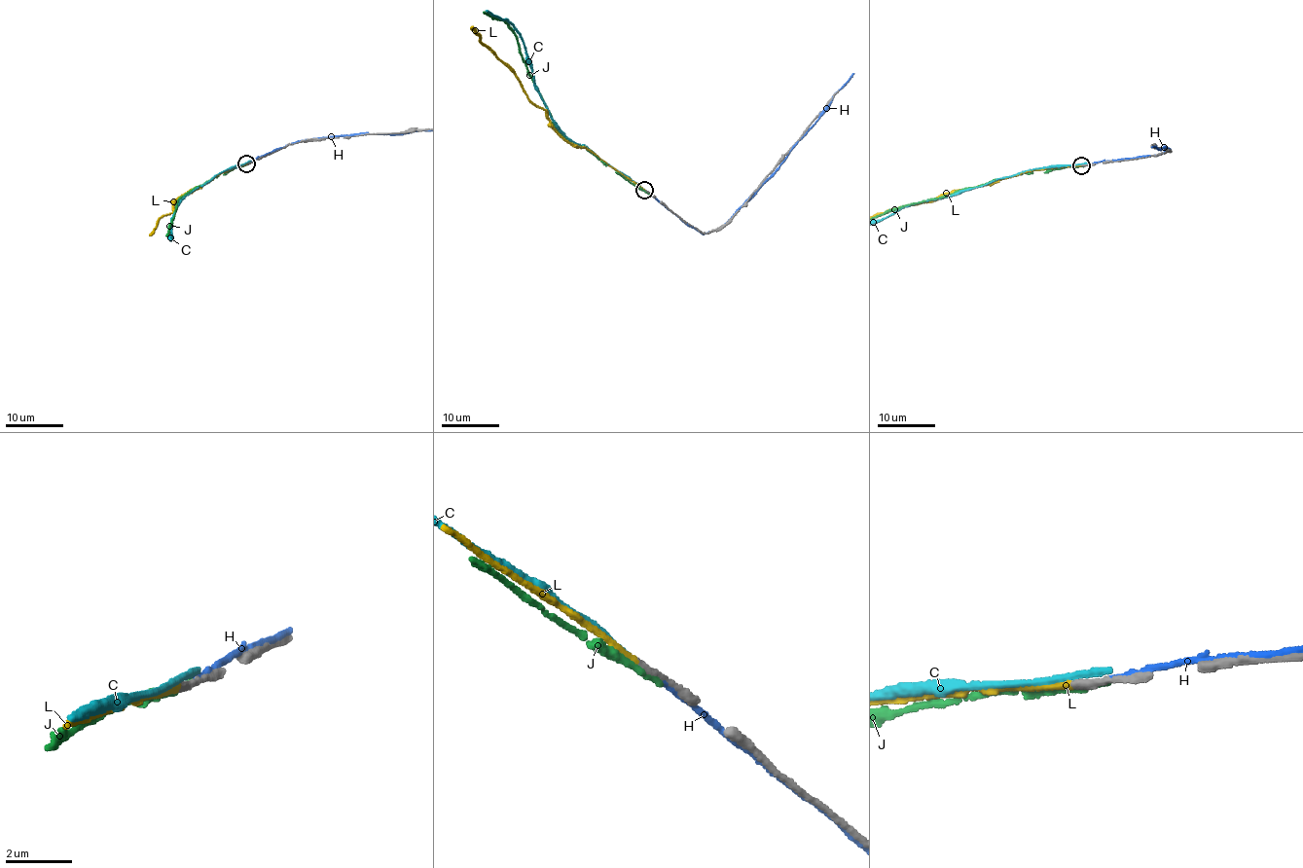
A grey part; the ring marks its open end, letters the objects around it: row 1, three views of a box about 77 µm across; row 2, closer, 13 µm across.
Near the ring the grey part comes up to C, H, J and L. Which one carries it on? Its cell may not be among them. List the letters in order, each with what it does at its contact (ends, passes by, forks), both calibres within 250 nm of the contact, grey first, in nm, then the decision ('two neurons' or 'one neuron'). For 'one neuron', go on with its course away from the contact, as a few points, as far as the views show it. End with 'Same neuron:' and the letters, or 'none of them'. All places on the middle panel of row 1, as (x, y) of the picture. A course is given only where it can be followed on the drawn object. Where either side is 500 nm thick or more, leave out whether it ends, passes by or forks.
C: it ends there; 200 nm thick on the grey side, 240 nm on the other; two neurons
H: it ends there; 280 nm thick on the grey side, 180 nm on the other; two neurons
J: it ends there; 200 nm thick on the grey side, 240 nm on the other; two neurons
L: it ends there; 190 nm thick on the grey side, 180 nm on the other; one neuron
Same neuron: L

